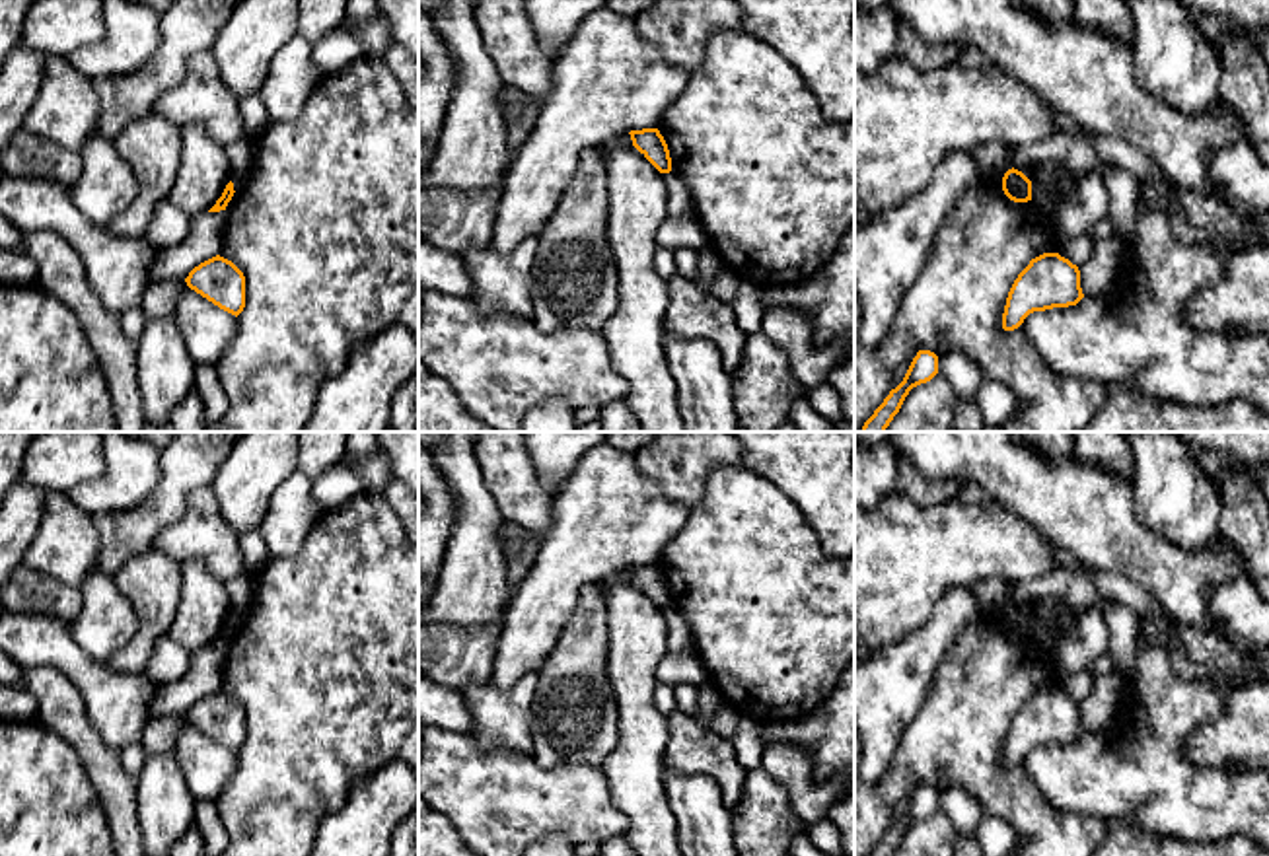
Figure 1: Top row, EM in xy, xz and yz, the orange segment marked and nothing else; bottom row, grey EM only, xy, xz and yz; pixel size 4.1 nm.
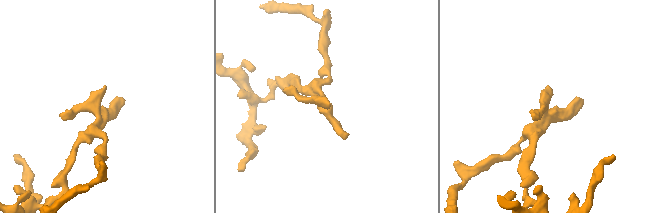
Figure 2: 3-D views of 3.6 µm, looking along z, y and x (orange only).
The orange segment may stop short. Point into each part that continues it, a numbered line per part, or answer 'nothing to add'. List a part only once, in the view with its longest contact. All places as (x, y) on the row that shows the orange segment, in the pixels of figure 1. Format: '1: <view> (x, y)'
nothing to add

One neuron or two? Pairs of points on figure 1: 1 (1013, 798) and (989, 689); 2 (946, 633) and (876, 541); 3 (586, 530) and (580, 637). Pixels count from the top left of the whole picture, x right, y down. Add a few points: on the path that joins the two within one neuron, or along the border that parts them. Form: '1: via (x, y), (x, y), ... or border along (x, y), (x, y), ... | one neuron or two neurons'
1: via (987, 771), (987, 716) | one neuron
2: border along (968, 584), (952, 584), (933, 611), (898, 641) | two neurons
3: border along (596, 582), (588, 582), (580, 590), (565, 629) | two neurons

